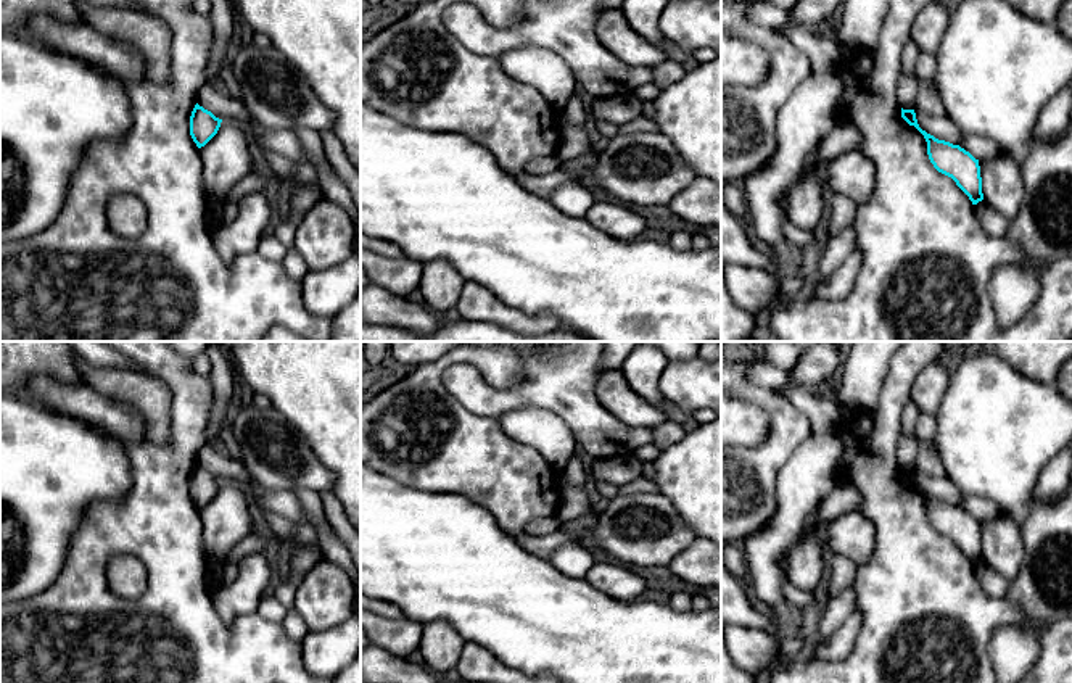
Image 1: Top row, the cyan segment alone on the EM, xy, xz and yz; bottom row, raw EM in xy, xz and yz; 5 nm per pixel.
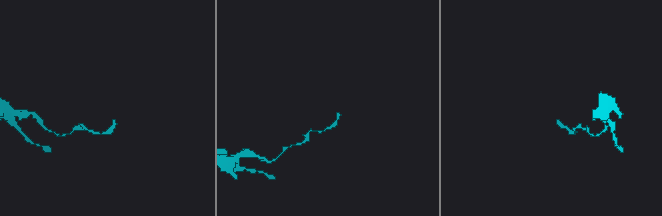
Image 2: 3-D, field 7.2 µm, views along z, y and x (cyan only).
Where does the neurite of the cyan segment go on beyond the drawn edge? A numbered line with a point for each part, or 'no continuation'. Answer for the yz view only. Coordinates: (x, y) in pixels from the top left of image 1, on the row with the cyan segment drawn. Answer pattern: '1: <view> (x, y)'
no continuation

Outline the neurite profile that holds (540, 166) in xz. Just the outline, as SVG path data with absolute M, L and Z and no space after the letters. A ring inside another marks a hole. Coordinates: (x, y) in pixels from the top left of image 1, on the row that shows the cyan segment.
M555 156L534 158L526 164L526 172L531 176L546 176L560 169L560 161Z

